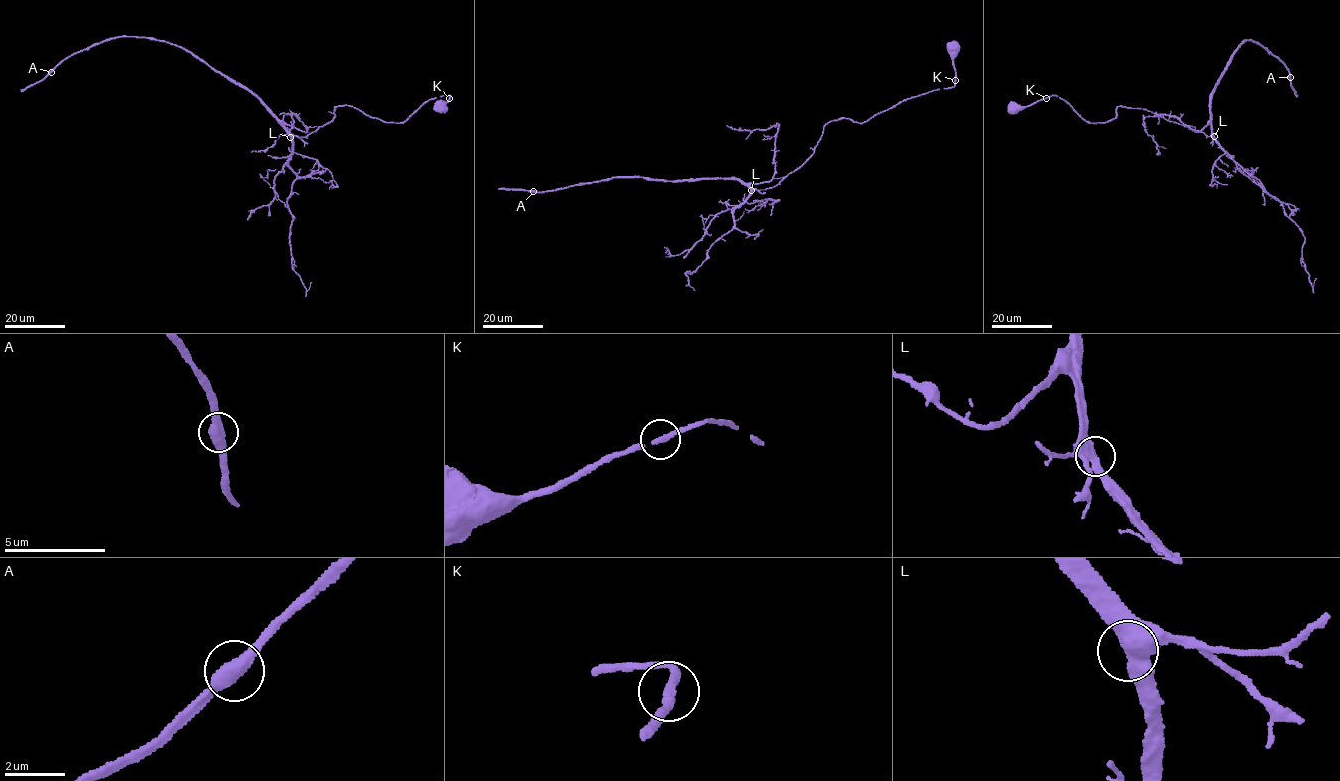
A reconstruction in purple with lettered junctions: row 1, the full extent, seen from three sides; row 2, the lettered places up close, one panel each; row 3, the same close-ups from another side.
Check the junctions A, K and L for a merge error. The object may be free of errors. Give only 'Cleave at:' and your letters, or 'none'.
Cleave at: none

